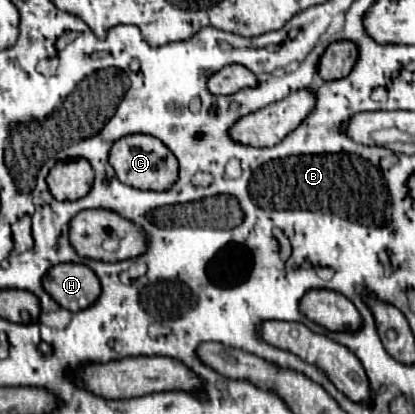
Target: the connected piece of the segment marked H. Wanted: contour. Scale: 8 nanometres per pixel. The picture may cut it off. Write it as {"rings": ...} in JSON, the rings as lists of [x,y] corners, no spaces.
{"rings":[[[78,263],[54,265],[42,277],[42,287],[60,307],[72,313],[90,307],[100,295],[100,281],[94,271]]]}

